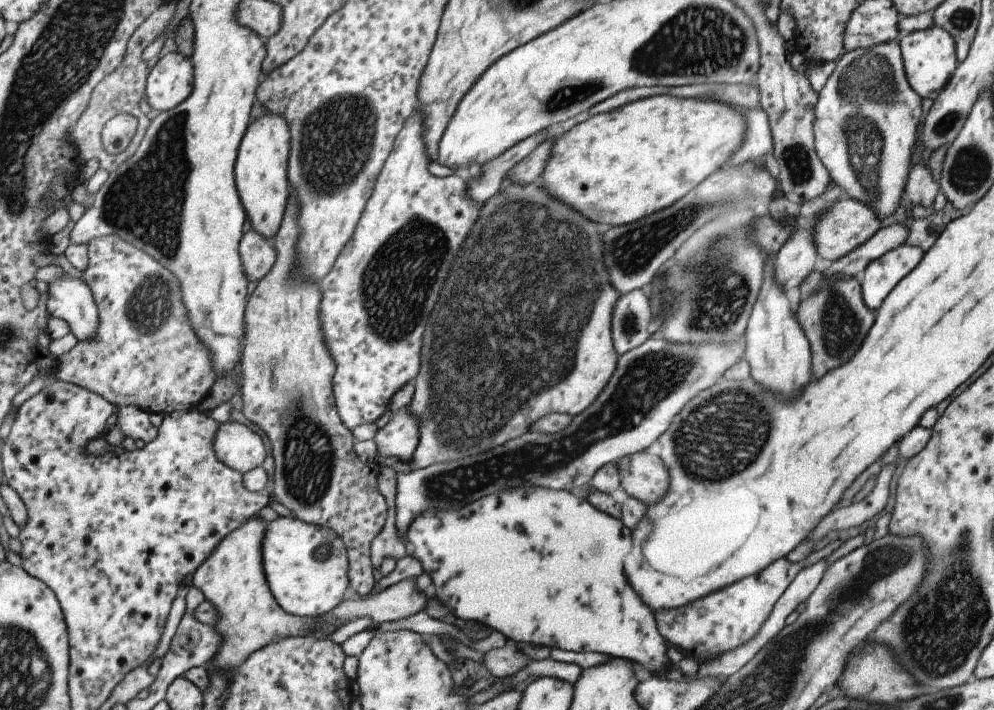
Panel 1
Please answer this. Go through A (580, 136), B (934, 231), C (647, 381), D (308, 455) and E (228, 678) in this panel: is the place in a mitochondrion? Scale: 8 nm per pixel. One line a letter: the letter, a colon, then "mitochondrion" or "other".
A: other
B: other
C: mitochondrion
D: mitochondrion
E: other

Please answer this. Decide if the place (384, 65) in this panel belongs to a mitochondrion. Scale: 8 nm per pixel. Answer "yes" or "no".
no

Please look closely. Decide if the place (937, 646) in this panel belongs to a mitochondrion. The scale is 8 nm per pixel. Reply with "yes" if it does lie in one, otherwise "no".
yes

